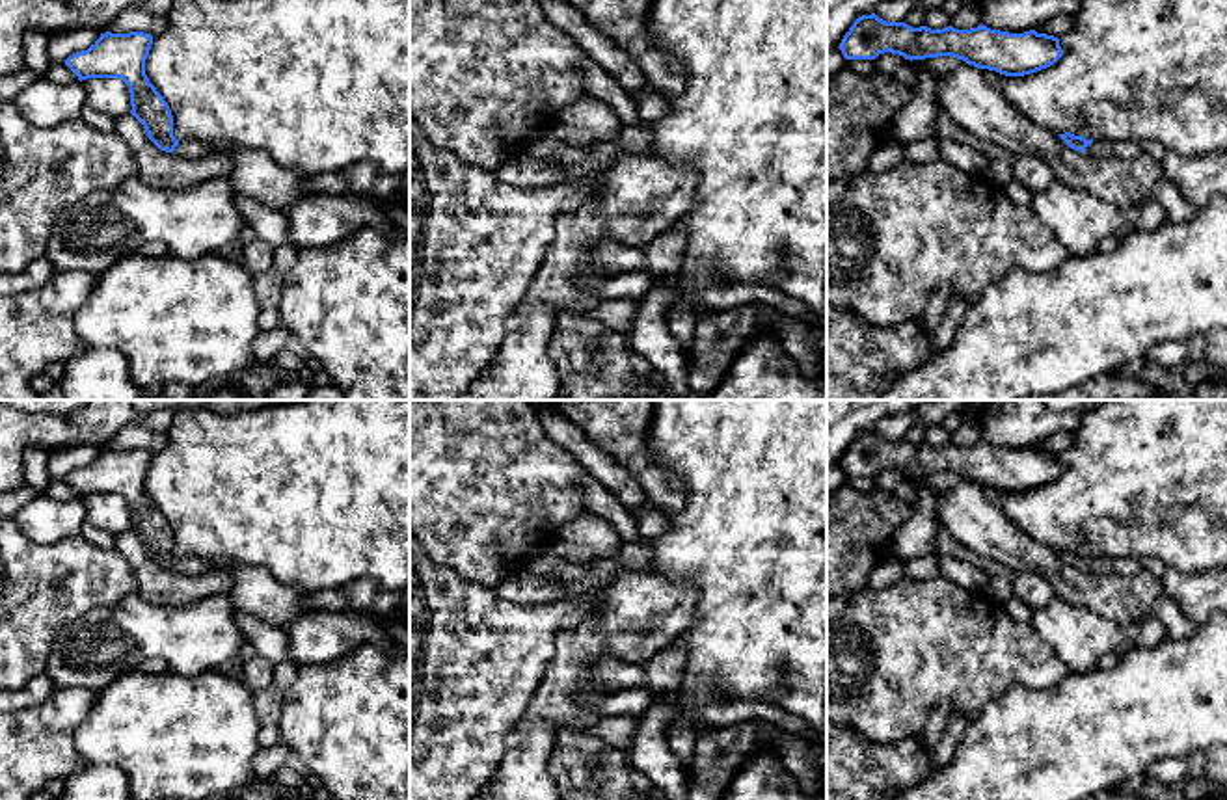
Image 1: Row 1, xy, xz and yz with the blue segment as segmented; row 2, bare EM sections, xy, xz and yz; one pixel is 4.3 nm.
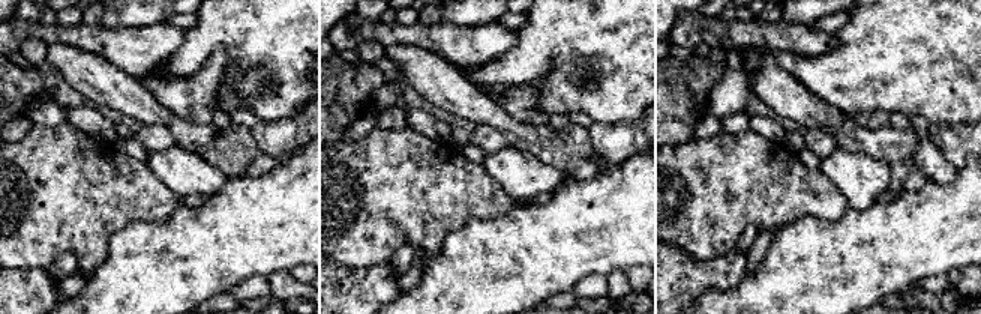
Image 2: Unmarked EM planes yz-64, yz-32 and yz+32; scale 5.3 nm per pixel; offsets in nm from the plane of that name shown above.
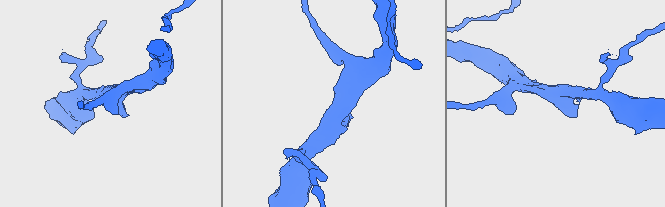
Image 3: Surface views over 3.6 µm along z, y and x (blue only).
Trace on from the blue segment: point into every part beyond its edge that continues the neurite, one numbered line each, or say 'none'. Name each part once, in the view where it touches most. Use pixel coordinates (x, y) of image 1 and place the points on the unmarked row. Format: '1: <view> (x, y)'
1: yz (1099, 564)

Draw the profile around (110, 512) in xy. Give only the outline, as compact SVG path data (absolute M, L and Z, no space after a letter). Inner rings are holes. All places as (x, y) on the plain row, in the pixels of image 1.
M88 495L82 497L88 510L88 523L97 528L108 530L119 536L130 530L130 510L128 502L121 495Z

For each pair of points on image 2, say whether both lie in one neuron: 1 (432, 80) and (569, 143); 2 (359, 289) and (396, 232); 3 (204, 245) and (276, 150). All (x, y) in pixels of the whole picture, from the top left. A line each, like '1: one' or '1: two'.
1: one
2: two
3: two

